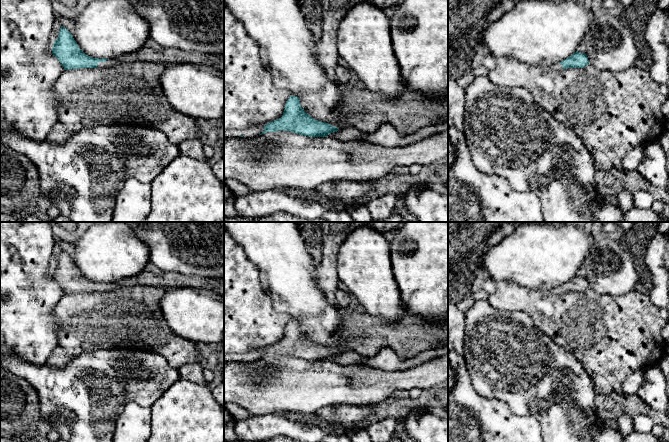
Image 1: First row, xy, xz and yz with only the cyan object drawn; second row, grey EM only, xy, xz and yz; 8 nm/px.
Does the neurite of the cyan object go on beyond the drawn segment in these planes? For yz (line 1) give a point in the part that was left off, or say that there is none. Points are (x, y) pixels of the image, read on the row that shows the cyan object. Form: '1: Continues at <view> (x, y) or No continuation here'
1: Continues at yz (557, 66)

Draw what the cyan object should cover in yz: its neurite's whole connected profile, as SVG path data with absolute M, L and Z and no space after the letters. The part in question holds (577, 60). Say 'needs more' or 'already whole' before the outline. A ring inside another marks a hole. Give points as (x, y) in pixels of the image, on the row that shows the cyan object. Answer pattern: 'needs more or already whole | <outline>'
needs more | M576 51L570 57L564 59L561 62L557 62L552 65L555 70L562 70L568 68L584 68L589 64L588 57L584 53Z

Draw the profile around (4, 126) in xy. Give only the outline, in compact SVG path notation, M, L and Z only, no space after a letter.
M0 110L0 134L5 132L18 133L10 124L8 124L3 118L2 111Z

